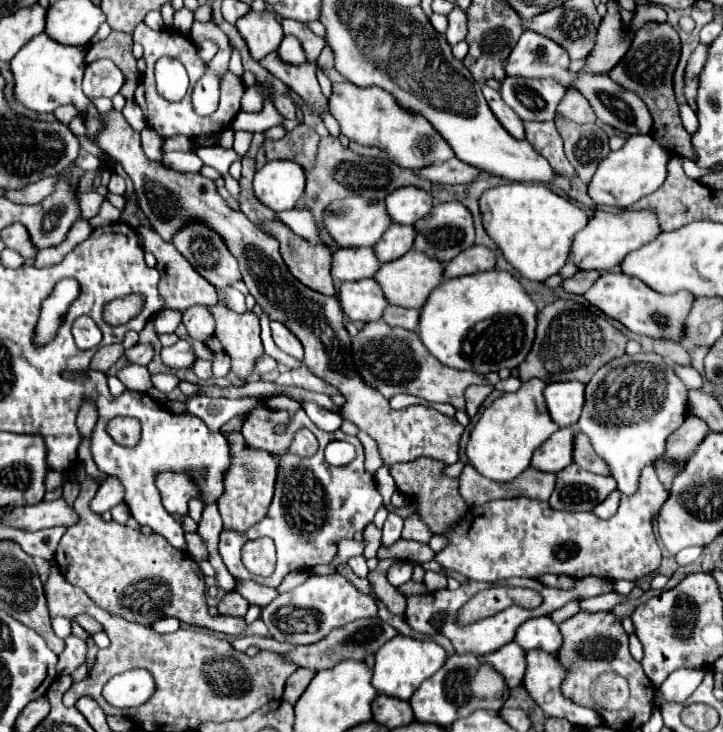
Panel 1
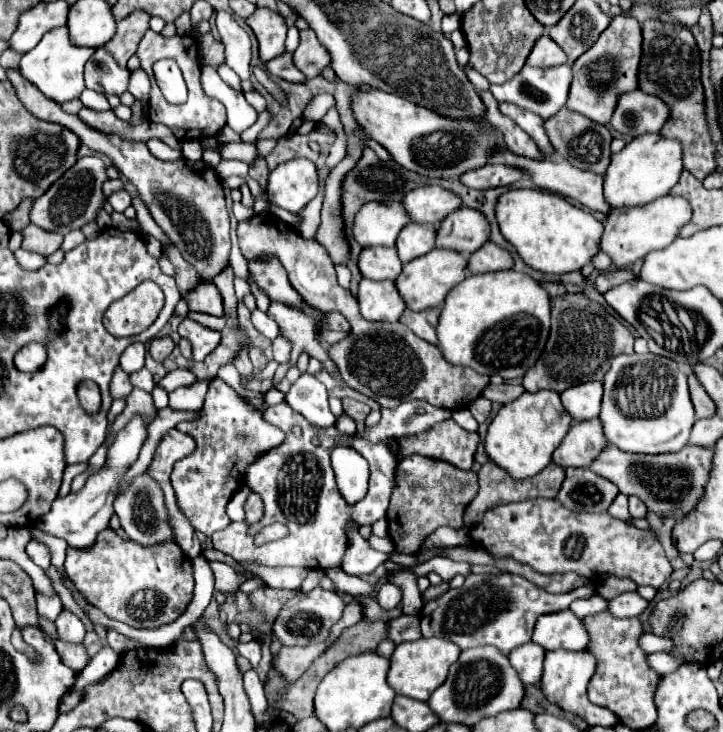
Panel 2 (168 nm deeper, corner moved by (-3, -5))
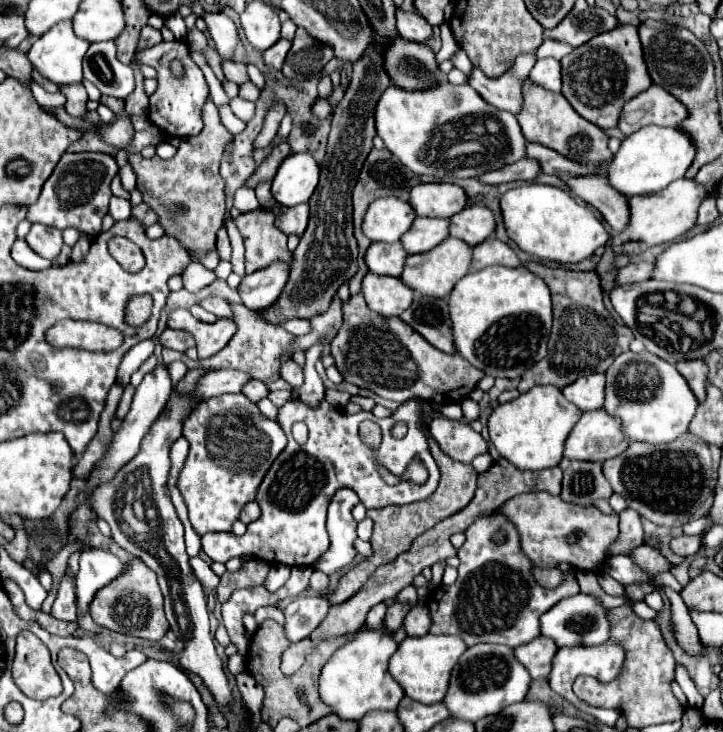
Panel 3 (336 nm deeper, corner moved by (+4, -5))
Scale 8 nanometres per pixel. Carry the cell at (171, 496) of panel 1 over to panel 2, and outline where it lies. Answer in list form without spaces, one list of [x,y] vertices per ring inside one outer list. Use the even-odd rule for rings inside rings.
[[[218,377],[208,385],[204,409],[206,411],[202,411],[196,421],[176,425],[178,431],[194,437],[198,447],[190,457],[174,465],[172,487],[178,507],[188,517],[192,527],[204,535],[212,535],[230,523],[226,503],[244,483],[244,473],[252,463],[252,457],[256,457],[256,453],[264,453],[264,449],[270,449],[272,445],[280,445],[286,435],[274,425],[268,425],[262,419],[262,413],[244,403],[238,393]]]

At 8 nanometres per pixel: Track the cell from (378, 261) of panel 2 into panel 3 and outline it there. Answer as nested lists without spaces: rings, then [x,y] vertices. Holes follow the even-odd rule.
[[[399,241],[397,243],[373,243],[365,253],[365,263],[369,271],[377,275],[401,277],[405,259],[407,259],[407,251],[403,249]]]

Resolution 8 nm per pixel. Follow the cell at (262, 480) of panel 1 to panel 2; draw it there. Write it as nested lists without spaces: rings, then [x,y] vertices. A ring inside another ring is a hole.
[[[252,491],[248,495],[248,499],[244,503],[244,513],[246,513],[246,519],[244,519],[246,525],[254,525],[254,523],[258,523],[264,517],[264,503],[262,503],[258,493]]]

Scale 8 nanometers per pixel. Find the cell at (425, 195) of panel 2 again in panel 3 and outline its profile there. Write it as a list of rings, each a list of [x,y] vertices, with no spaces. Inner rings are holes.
[[[421,183],[411,189],[409,203],[419,217],[453,217],[469,205],[469,199],[459,185]]]

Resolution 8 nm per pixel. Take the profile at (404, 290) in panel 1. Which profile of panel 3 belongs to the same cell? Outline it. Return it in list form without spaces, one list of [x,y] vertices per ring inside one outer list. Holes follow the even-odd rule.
[[[447,237],[447,241],[443,241],[441,245],[433,247],[433,249],[427,251],[427,253],[409,255],[401,279],[405,281],[405,285],[409,285],[409,287],[411,287],[413,291],[417,291],[419,295],[447,297],[447,295],[451,293],[451,289],[455,287],[455,283],[469,273],[471,257],[473,257],[473,249],[471,249],[465,241],[455,239],[455,237]]]

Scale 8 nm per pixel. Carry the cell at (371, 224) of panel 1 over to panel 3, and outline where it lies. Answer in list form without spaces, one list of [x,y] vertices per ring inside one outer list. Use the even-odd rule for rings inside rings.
[[[383,197],[369,205],[369,213],[365,213],[363,221],[363,233],[371,241],[395,243],[411,227],[415,217],[417,213],[407,201],[399,197]]]

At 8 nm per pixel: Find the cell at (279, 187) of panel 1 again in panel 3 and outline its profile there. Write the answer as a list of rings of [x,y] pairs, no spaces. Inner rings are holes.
[[[293,153],[281,163],[273,179],[273,197],[285,207],[295,207],[309,201],[317,187],[317,181],[317,161],[309,153]]]

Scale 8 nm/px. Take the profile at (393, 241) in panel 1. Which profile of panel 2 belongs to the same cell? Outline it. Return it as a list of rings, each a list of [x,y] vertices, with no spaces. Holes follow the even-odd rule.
[[[416,223],[406,225],[396,239],[396,249],[398,249],[400,261],[408,263],[408,261],[432,251],[434,249],[434,245],[432,245],[434,235],[436,235],[434,225],[416,225]]]

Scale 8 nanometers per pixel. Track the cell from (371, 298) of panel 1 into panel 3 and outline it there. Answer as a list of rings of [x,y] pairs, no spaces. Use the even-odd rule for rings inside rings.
[[[371,271],[363,279],[361,293],[365,295],[369,309],[375,309],[383,317],[401,315],[413,303],[413,291],[399,277]]]

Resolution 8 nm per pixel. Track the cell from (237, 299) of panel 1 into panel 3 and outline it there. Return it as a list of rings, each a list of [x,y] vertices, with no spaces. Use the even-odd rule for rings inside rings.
[[[297,319],[297,321],[287,321],[287,325],[283,325],[289,333],[293,335],[307,335],[311,331],[311,323],[309,319]]]

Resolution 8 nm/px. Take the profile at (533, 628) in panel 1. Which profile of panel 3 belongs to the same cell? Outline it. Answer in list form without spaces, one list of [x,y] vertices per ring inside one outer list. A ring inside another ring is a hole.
[[[577,593],[573,597],[565,597],[541,617],[541,633],[545,637],[553,637],[559,647],[599,645],[599,643],[609,639],[607,611],[609,609],[603,607],[599,599],[595,599],[595,597],[587,595],[587,593]]]

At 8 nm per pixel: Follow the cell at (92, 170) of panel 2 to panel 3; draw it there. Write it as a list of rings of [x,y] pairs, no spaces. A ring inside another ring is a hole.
[[[63,153],[51,177],[45,181],[41,197],[29,207],[29,221],[43,223],[57,229],[75,227],[81,233],[97,235],[101,231],[101,219],[107,215],[111,199],[111,179],[119,173],[119,165],[113,155],[107,153]]]

